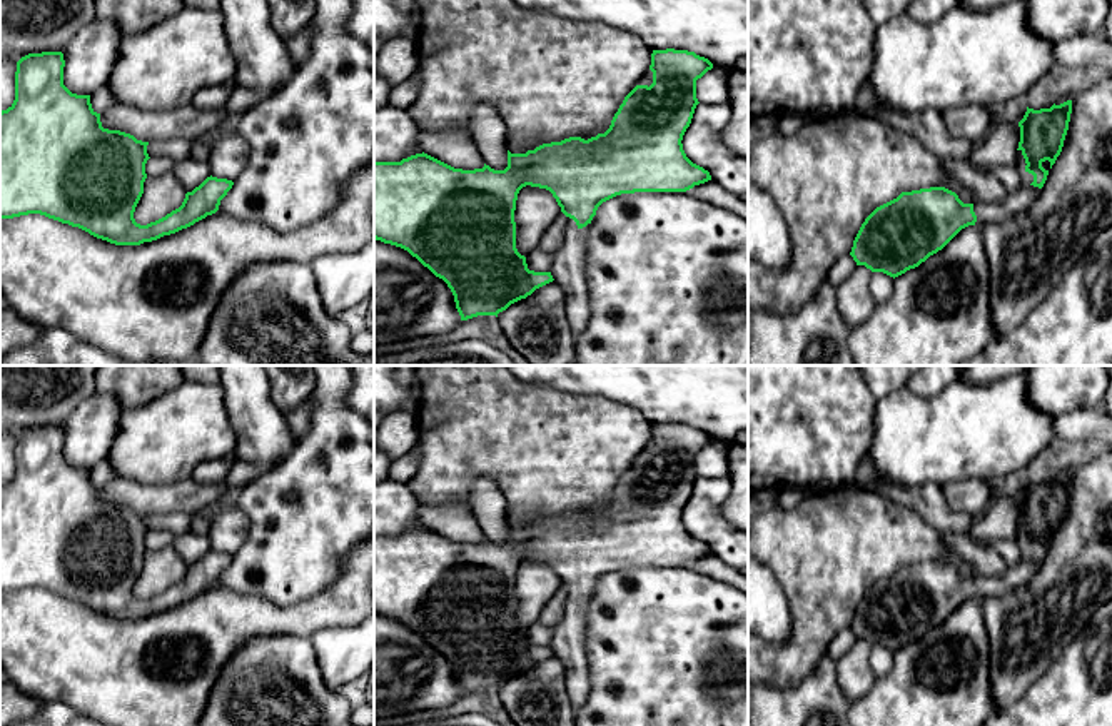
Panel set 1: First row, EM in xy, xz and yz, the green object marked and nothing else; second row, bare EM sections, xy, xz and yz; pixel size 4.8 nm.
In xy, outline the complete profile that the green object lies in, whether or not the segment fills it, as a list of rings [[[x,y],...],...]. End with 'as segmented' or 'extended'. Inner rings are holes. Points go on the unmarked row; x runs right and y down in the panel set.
[[[62,426],[28,427],[17,436],[15,474],[0,486],[0,592],[40,587],[115,619],[140,619],[187,602],[219,584],[220,574],[234,556],[210,549],[185,567],[179,582],[147,599],[137,597],[134,586],[147,552],[149,516],[120,504],[104,502],[100,487],[92,482],[90,469],[72,467],[63,459],[63,441]]] | as segmented

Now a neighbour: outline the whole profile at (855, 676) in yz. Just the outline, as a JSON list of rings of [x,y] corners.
[[[857,639],[850,649],[835,661],[837,681],[850,703],[867,696],[877,679],[870,666],[870,649],[870,643]]]

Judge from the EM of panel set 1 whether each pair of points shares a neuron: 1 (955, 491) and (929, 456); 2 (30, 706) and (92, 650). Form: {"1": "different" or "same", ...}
{"1": "different", "2": "different"}

